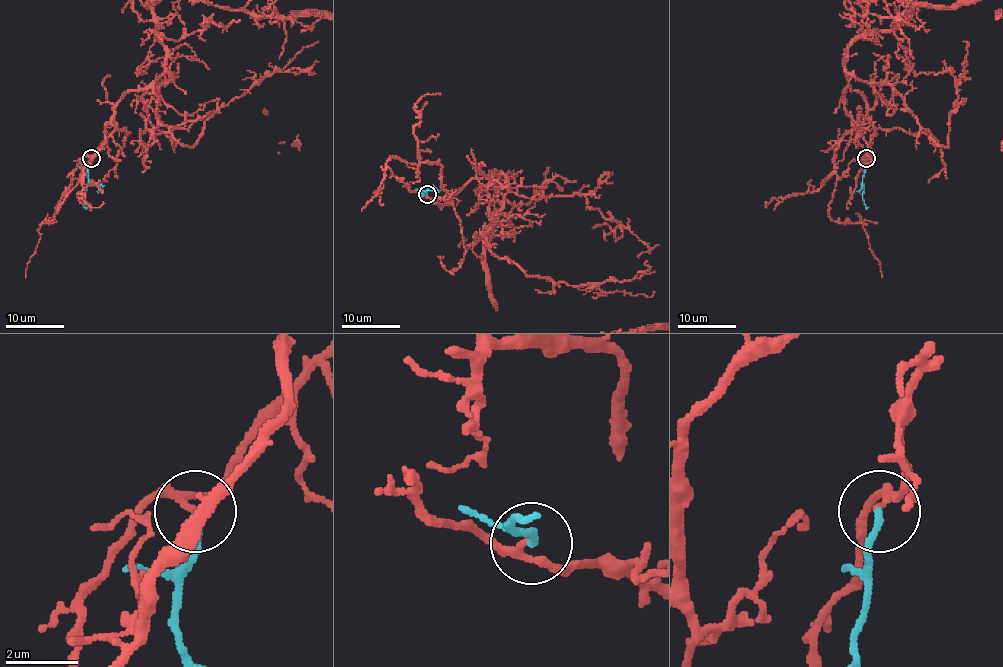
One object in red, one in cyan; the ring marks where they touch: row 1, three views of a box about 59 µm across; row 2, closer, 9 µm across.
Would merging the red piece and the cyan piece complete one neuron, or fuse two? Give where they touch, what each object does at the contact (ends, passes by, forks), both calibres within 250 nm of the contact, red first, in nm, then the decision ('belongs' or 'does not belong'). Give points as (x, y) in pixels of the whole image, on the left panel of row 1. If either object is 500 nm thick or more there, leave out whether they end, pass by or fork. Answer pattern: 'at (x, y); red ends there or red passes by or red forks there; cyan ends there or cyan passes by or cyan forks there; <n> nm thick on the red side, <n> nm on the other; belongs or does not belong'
at (91, 158); red passes by; cyan ends there; 160 nm thick on the red side, 190 nm on the other; does not belong

